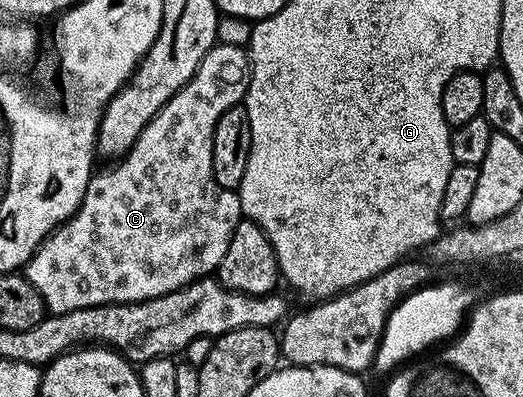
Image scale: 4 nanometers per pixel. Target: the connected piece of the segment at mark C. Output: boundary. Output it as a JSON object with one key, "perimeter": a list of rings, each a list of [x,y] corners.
{"perimeter":[[[216,44],[207,53],[205,60],[197,68],[195,75],[161,108],[149,124],[137,136],[130,150],[114,163],[112,170],[103,170],[92,173],[91,182],[79,206],[79,211],[68,218],[62,226],[55,227],[47,239],[39,246],[39,250],[27,261],[25,277],[29,284],[40,293],[46,309],[53,314],[77,312],[77,308],[89,308],[101,304],[125,304],[126,302],[144,302],[150,298],[160,298],[174,290],[180,290],[199,278],[214,275],[221,264],[221,256],[225,256],[225,248],[229,248],[229,240],[233,240],[233,232],[243,218],[243,209],[238,193],[233,190],[220,190],[219,185],[213,180],[213,128],[217,128],[217,120],[221,120],[221,112],[230,106],[238,106],[246,99],[247,85],[251,79],[251,59],[248,51],[242,46],[227,46]]]}

